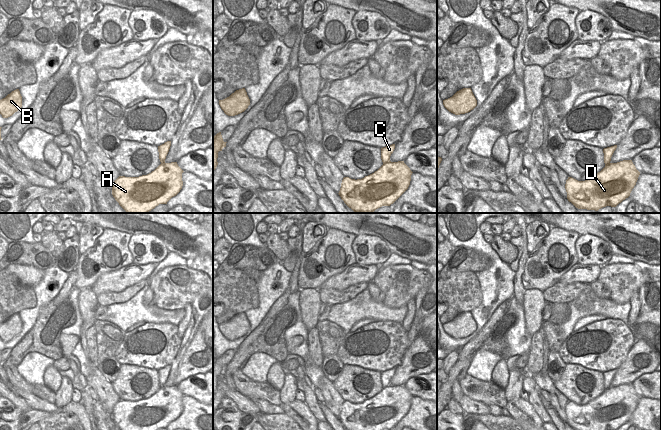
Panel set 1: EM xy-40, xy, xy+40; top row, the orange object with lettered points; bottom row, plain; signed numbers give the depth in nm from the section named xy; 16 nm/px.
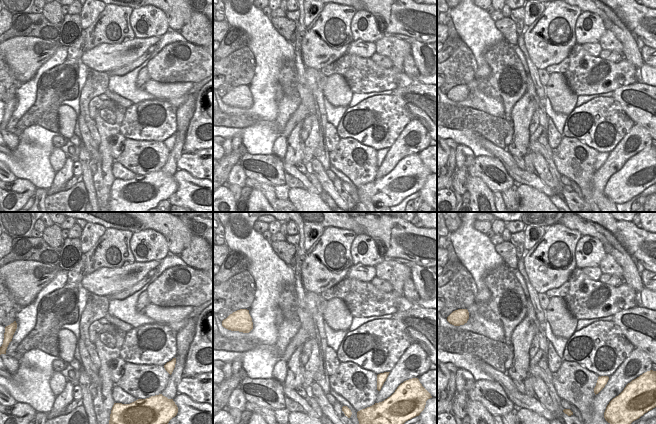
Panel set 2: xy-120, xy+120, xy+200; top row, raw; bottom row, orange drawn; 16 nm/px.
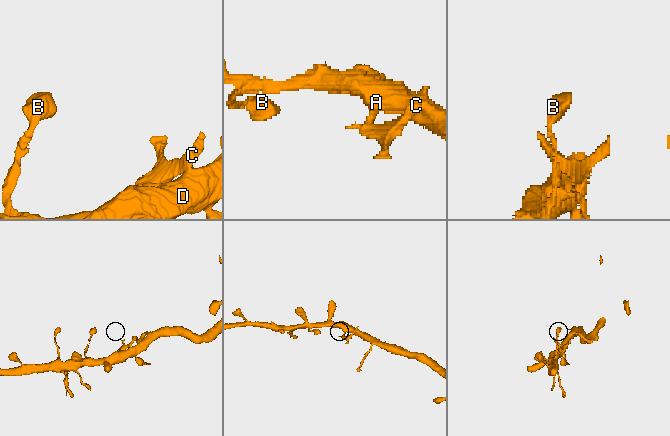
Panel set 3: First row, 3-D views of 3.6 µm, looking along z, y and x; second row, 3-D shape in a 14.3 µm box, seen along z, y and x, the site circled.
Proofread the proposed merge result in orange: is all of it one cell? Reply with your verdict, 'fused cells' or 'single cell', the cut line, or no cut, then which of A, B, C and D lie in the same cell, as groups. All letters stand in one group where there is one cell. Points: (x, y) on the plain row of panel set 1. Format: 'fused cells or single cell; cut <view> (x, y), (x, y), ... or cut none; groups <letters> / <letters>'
single cell; cut none; groups A B C D

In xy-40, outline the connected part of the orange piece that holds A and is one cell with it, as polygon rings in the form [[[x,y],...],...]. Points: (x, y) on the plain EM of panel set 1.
[[[171,365],[158,370],[161,388],[151,397],[139,401],[119,400],[112,419],[120,430],[158,430],[176,420],[183,410],[184,396],[177,386],[166,387]]]

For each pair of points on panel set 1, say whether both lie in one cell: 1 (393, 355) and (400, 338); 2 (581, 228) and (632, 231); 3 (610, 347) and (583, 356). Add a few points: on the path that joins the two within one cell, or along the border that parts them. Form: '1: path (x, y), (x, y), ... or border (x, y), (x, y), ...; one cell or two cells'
1: path (393, 351), (393, 345), (396, 342); one cell
2: path (594, 225), (619, 225); one cell
3: path (603, 352), (598, 355), (590, 355); one cell

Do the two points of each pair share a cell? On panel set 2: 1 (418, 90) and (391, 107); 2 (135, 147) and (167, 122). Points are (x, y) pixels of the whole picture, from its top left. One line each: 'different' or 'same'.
1: different
2: different

